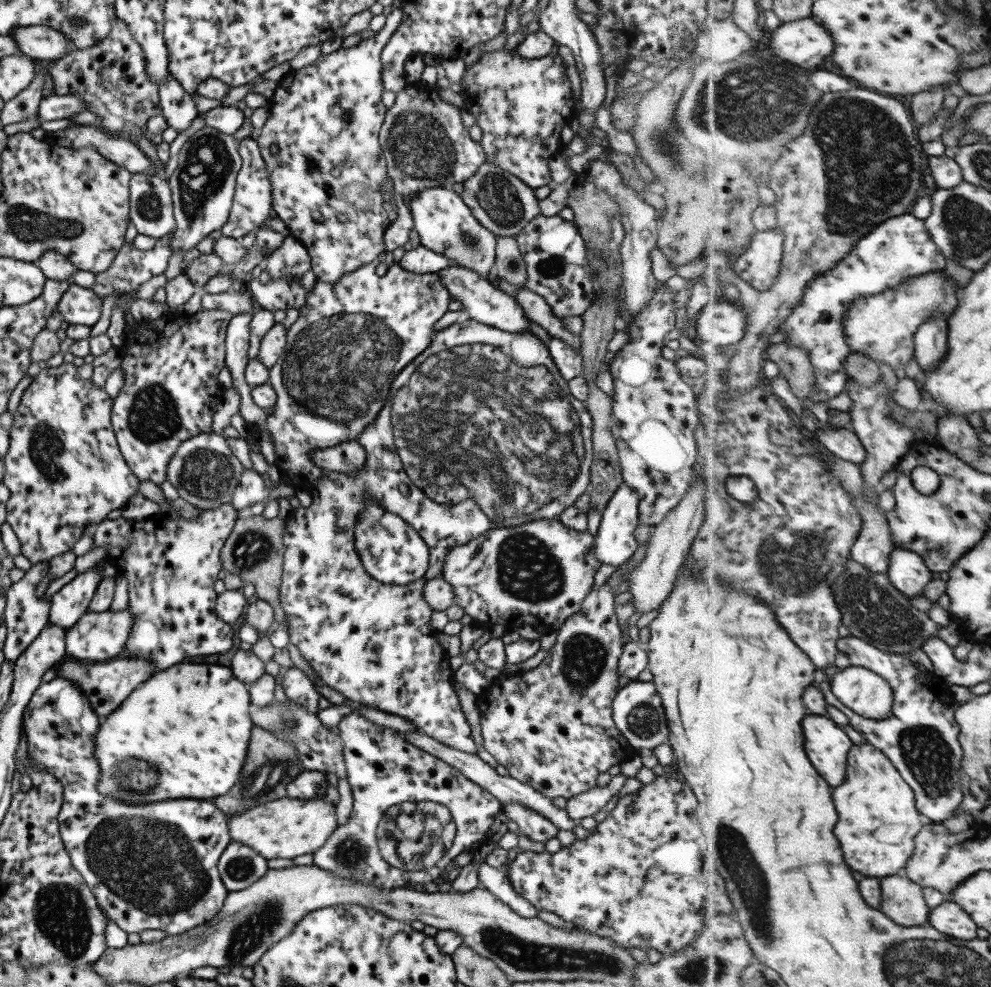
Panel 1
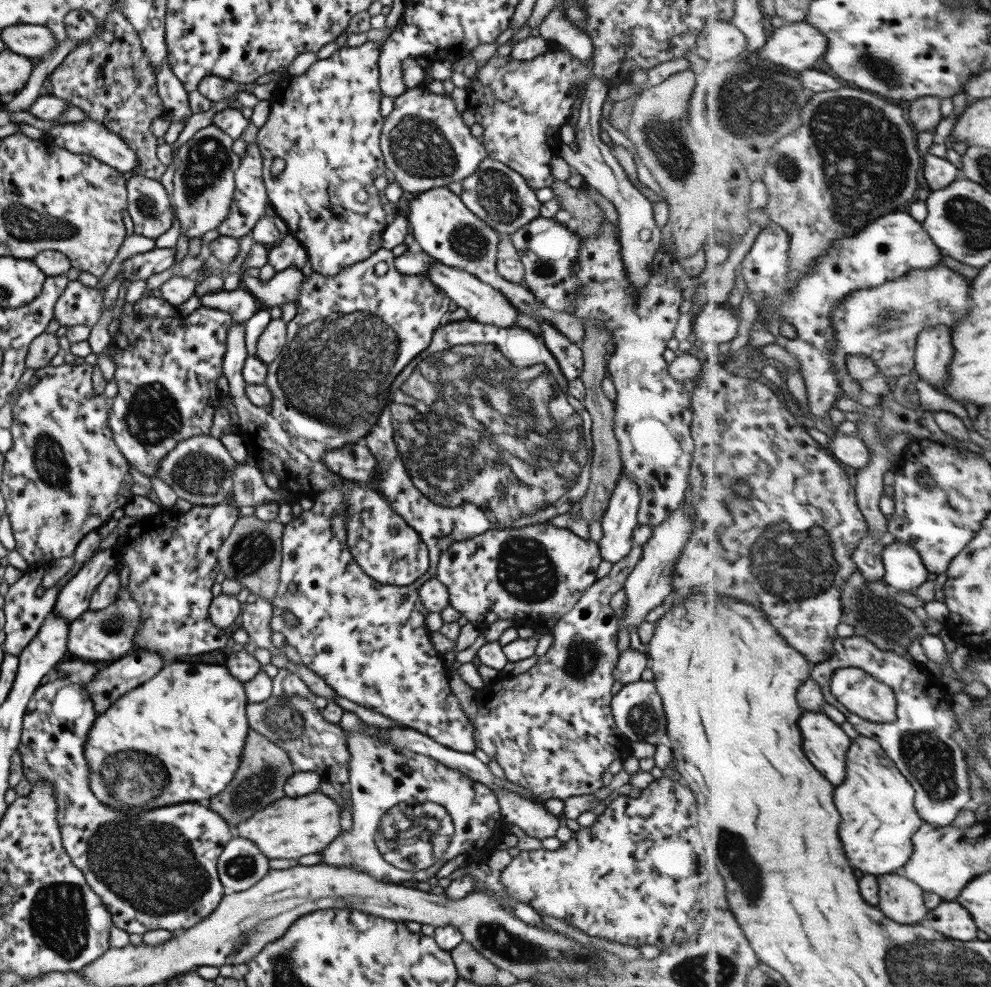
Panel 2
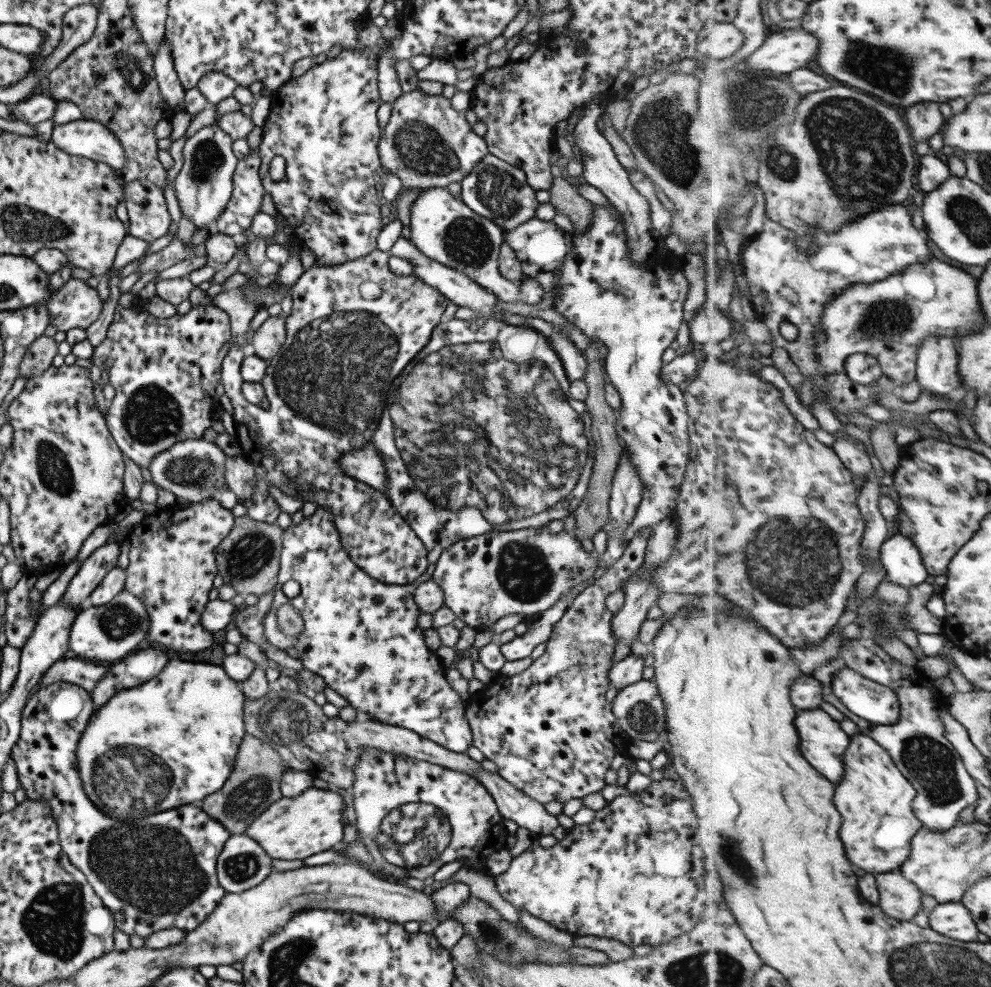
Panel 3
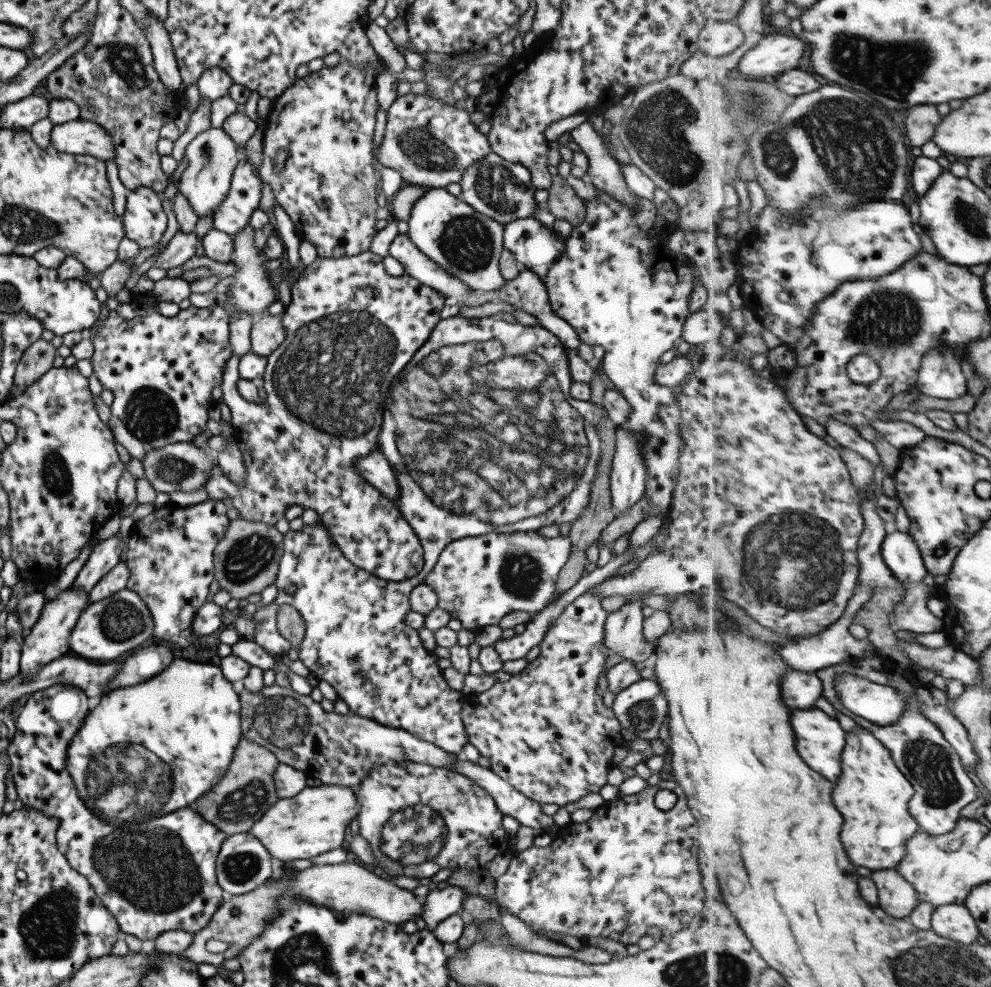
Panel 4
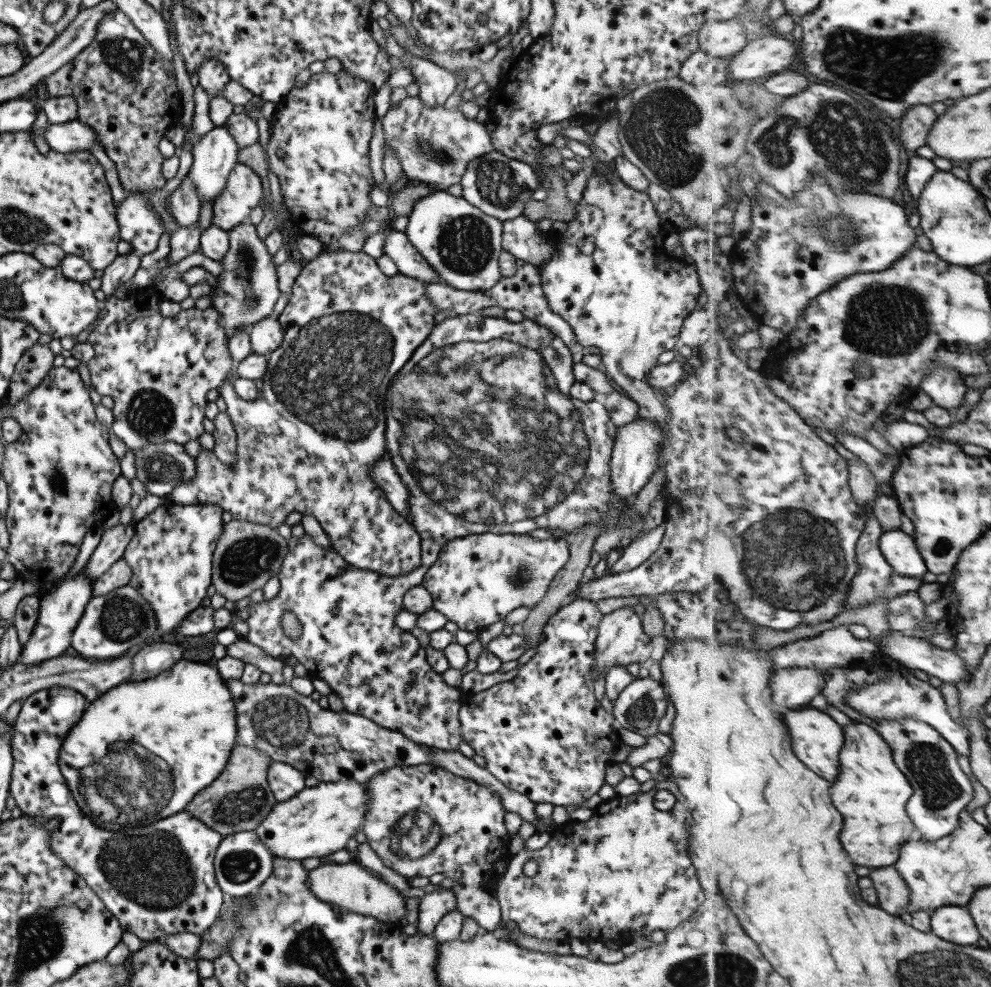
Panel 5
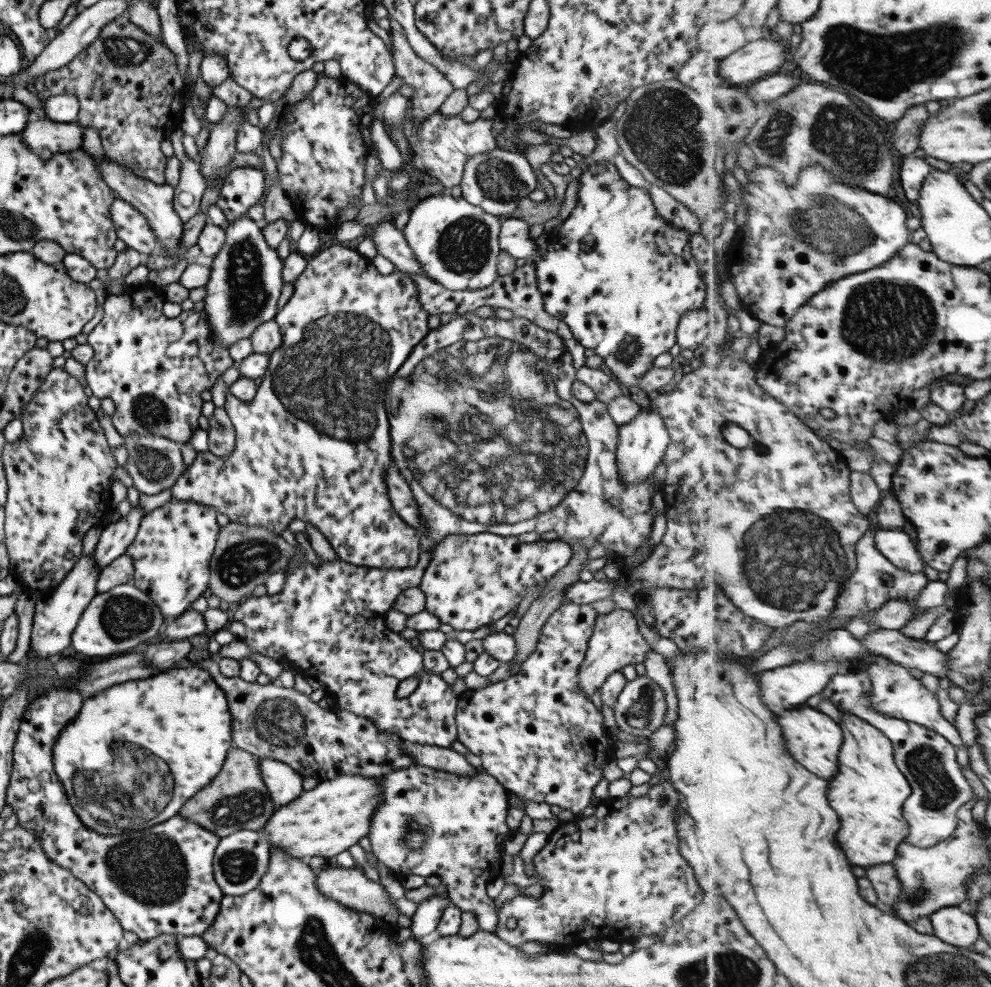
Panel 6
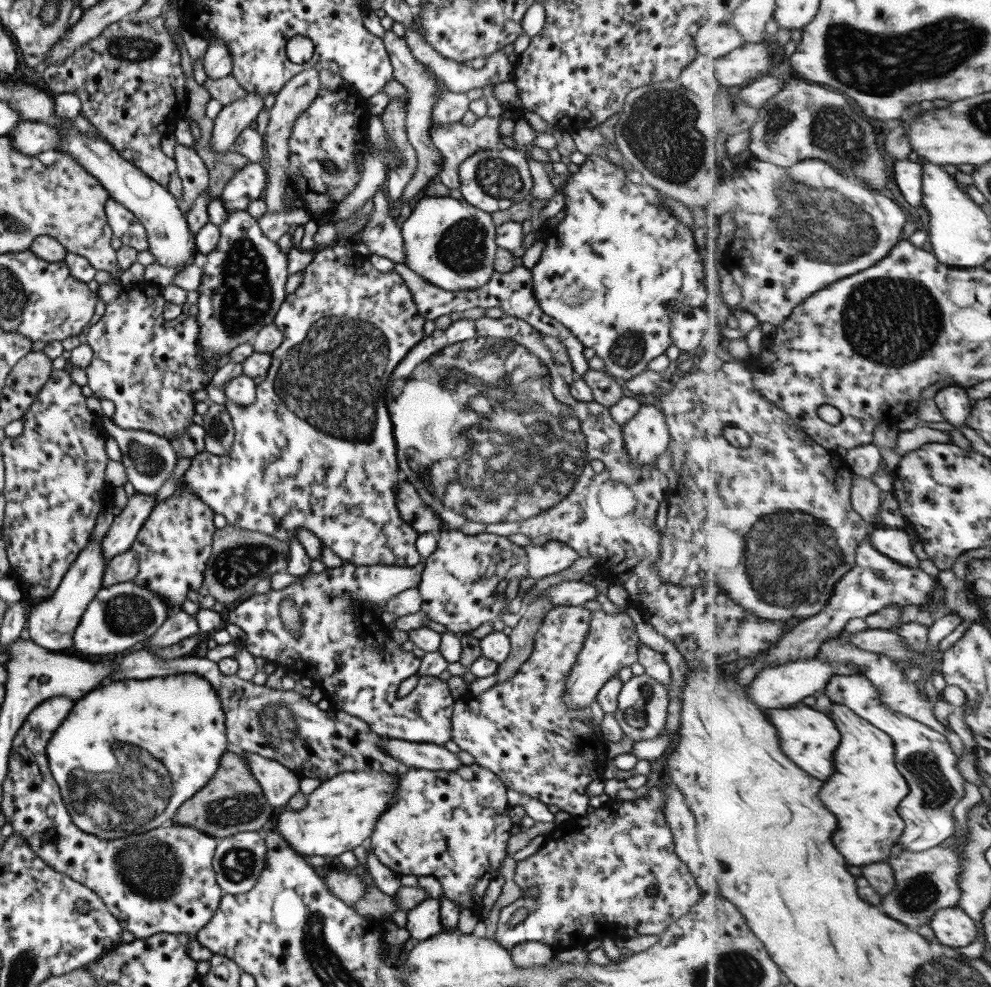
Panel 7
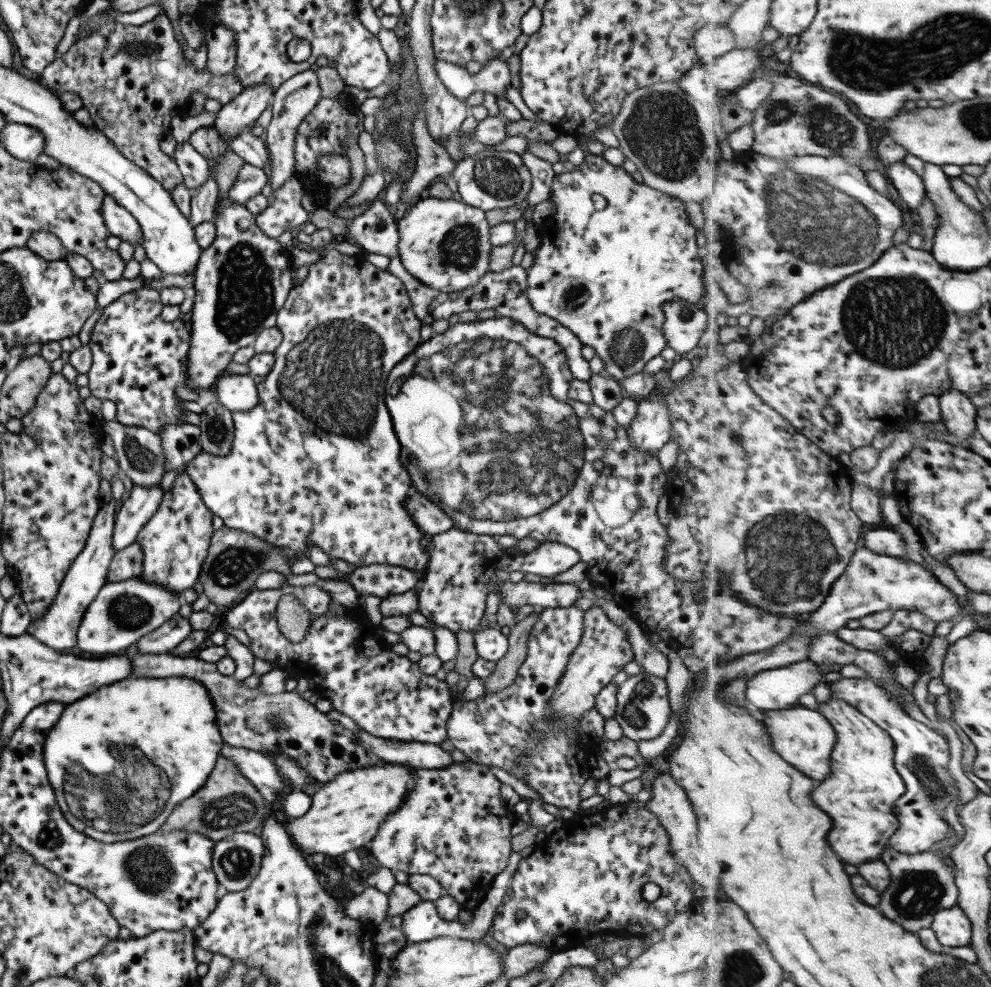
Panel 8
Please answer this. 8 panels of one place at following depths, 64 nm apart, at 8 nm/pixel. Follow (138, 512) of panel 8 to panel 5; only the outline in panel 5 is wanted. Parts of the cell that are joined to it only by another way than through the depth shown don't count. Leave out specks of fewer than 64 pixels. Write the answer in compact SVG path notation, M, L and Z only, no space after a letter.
M132 519L127 526L119 524L115 528L101 531L101 539L83 569L83 574L89 578L89 582L99 578L113 562L122 558L123 551L134 534L134 524Z

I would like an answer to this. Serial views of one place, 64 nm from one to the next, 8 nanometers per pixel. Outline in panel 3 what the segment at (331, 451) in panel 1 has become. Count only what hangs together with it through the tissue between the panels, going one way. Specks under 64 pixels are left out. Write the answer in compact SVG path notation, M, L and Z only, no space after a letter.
M363 444L362 448L345 452L338 456L338 468L349 478L355 478L363 484L372 486L387 496L387 476L383 462L379 459L371 444Z

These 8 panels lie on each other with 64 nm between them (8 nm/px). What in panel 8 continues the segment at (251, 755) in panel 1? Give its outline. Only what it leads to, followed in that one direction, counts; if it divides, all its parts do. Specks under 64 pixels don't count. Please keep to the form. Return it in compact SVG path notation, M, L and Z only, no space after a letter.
M219 755L203 786L189 798L175 804L159 829L191 831L216 841L236 832L258 832L263 818L272 813L274 808L239 773L231 759Z

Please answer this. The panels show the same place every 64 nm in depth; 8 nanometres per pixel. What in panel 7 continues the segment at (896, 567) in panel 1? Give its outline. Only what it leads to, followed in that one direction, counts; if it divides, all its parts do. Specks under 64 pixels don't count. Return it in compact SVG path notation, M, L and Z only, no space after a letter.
M879 526L873 534L869 536L873 546L884 555L897 560L903 566L909 568L919 568L919 558L913 550L911 536L902 529L890 529Z

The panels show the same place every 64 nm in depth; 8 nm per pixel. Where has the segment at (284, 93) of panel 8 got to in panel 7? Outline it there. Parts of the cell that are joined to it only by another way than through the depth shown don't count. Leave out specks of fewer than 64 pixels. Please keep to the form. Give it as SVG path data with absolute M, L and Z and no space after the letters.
M307 69L297 74L294 74L283 86L277 94L274 95L273 105L269 108L269 118L265 127L264 137L264 172L266 173L266 188L262 194L263 202L269 212L281 212L293 206L293 201L285 199L285 190L287 186L287 176L285 176L285 169L289 165L287 155L289 155L289 146L287 146L287 137L291 133L291 125L303 109L307 109L307 105L315 99L317 91L319 91L320 84L318 83L318 72L315 69Z

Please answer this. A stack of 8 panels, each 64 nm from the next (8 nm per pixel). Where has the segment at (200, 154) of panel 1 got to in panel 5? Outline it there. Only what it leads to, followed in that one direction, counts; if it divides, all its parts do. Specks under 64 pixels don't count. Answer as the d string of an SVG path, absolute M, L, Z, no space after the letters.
M224 125L214 126L192 144L191 156L193 161L186 172L186 176L192 183L192 188L194 193L197 194L200 204L203 204L203 202L213 202L226 188L227 174L231 172L231 168L237 163L237 145Z

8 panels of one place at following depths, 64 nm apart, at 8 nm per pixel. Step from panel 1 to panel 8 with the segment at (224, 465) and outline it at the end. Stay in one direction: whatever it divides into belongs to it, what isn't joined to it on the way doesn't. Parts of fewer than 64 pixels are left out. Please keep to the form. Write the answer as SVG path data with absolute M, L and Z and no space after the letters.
M105 421L103 429L105 436L113 443L114 459L123 476L127 476L132 484L137 484L141 488L151 488L155 484L160 484L163 469L166 468L166 457L159 435L142 427L122 426L116 421Z

